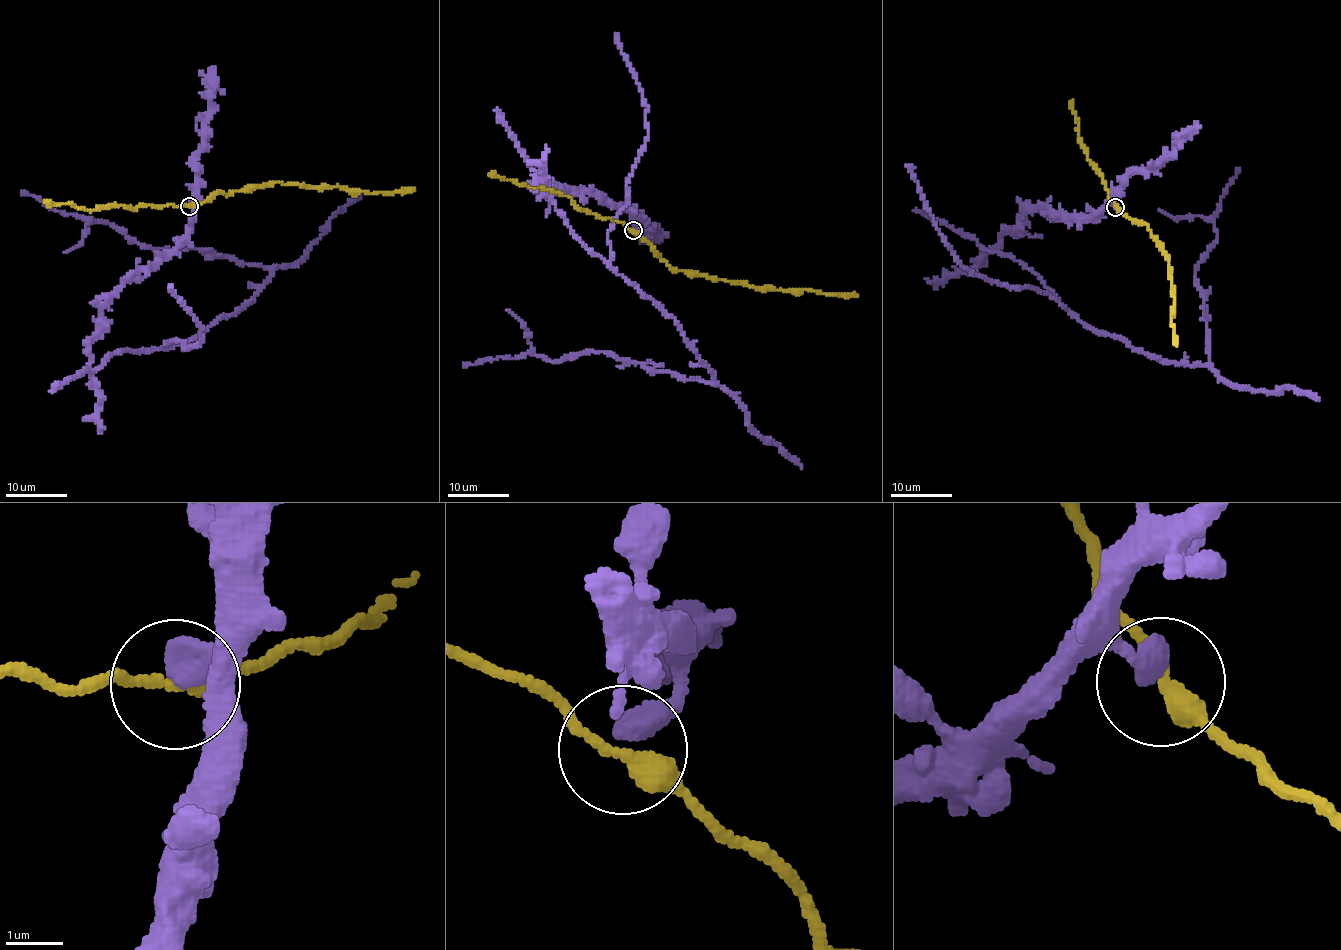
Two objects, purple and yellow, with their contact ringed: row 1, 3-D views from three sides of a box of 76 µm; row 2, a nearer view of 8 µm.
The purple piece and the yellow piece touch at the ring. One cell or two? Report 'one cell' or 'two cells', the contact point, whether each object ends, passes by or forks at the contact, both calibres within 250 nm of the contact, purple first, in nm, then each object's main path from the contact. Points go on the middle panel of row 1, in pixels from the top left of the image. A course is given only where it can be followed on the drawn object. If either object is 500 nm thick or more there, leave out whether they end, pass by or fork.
one cell | (633, 230) | 500/320 nm | purple via (632, 229), (638, 216), (593, 194), (533, 189), (534, 171), (714, 379), (611, 354), (464, 365) | yellow via (632, 230), (651, 244), (654, 252), (672, 269), (746, 282), (761, 289), (810, 289), (818, 293), (858, 295)

